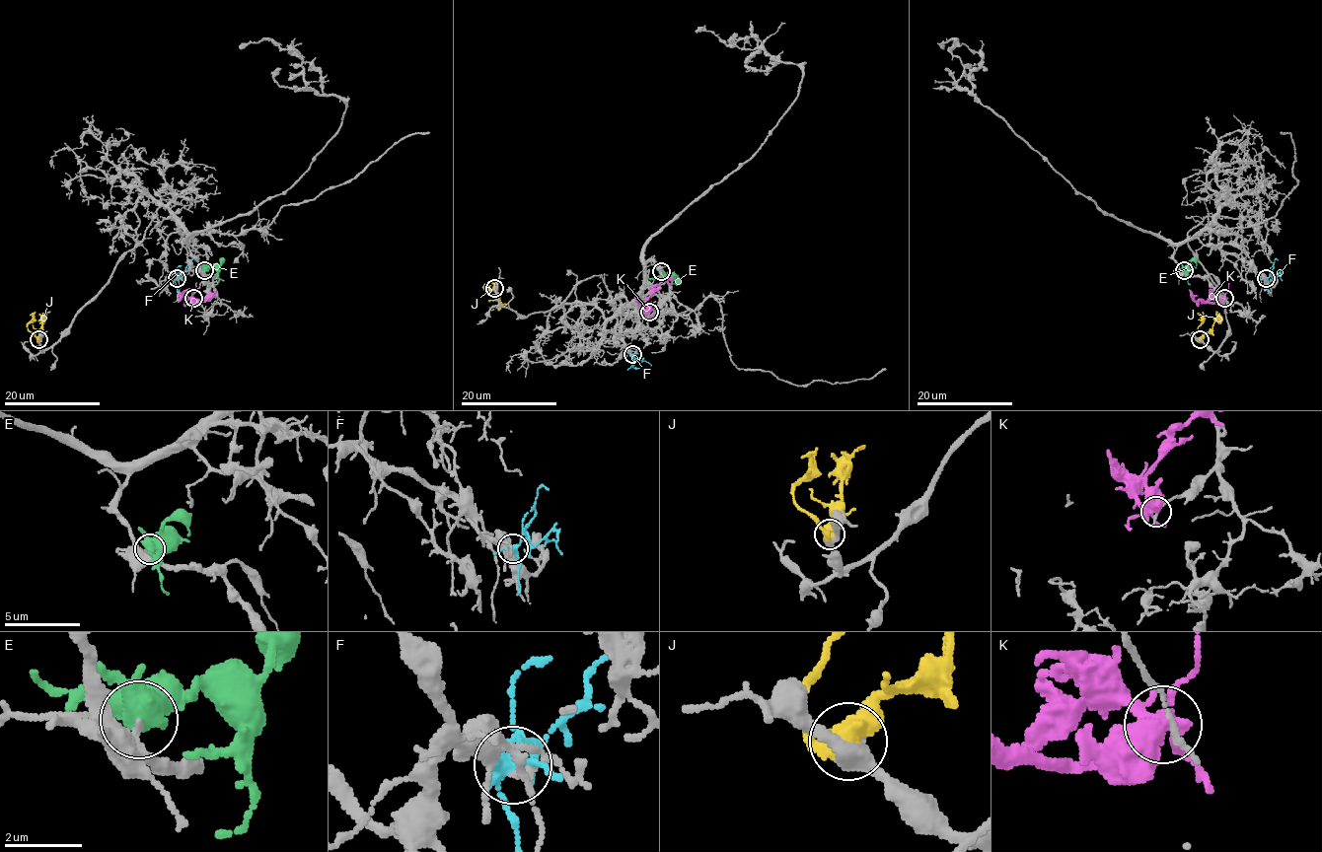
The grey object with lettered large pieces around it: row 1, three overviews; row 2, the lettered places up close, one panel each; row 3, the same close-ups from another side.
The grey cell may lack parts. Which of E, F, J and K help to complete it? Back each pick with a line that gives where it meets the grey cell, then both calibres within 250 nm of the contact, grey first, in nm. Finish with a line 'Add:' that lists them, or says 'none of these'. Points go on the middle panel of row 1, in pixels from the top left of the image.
Add: none of these

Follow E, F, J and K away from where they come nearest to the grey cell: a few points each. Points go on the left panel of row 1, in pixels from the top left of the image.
E: (205, 270), (214, 268), (217, 271), (218, 282), (214, 285)
F: (176, 279), (195, 259)
J: (38, 339), (27, 327), (36, 312)
K: (192, 298), (190, 303), (205, 301), (216, 290)

